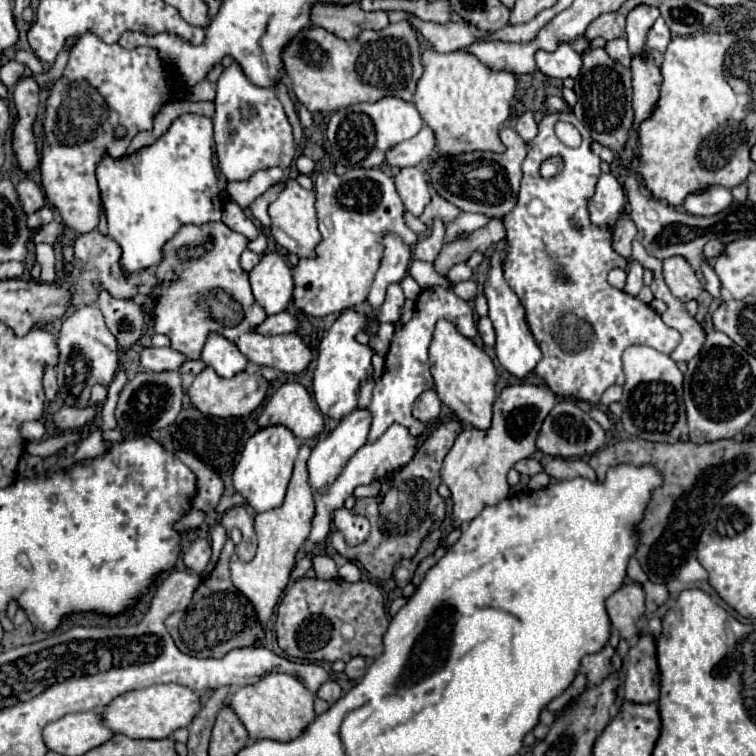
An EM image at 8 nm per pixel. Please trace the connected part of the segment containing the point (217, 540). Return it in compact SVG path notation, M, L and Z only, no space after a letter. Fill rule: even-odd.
M221 524L216 525L212 529L210 534L210 540L211 540L211 547L212 547L211 562L208 564L206 569L200 574L200 579L204 579L203 577L206 577L208 574L210 574L217 560L219 559L224 544L226 543L227 532L222 527Z

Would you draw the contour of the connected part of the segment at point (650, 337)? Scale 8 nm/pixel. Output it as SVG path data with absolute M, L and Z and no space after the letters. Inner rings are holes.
M572 111L548 113L542 119L538 137L528 143L528 155L522 163L524 177L520 183L518 205L504 217L508 233L504 279L526 307L526 321L544 353L542 361L536 365L536 375L544 379L560 397L572 397L598 405L608 387L625 383L622 353L626 347L650 343L650 347L660 353L672 353L680 343L680 333L668 327L650 305L642 303L638 297L614 289L606 281L610 269L624 269L628 261L612 249L612 231L590 223L588 201L594 195L602 173L602 161L590 145L592 137L588 129ZM556 121L568 121L582 133L582 145L578 149L566 147L556 137ZM548 157L560 157L564 161L562 171L552 179L544 179L540 175L540 165ZM572 217L580 221L580 231L572 229ZM558 267L566 271L564 277L556 273ZM586 339L592 339L590 347L584 345Z

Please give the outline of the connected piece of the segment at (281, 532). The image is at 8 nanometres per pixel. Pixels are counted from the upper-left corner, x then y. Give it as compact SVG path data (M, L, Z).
M304 443L300 447L300 453L298 453L298 459L294 465L294 475L290 479L282 507L256 515L256 521L254 521L256 535L258 535L256 557L250 563L230 563L234 585L252 601L262 625L266 625L268 617L274 611L274 605L278 603L278 597L286 589L286 585L290 581L290 571L294 567L296 553L310 533L310 521L314 515L312 487L308 483L308 469L306 469L306 461L308 461L310 453L312 453L310 445Z

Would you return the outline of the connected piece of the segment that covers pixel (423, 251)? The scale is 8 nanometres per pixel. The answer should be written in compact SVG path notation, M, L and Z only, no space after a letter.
M434 219L432 235L416 243L416 247L414 247L414 257L412 257L412 259L432 263L432 261L436 259L436 255L440 253L442 245L444 245L444 221L442 221L442 219Z

